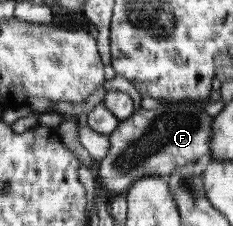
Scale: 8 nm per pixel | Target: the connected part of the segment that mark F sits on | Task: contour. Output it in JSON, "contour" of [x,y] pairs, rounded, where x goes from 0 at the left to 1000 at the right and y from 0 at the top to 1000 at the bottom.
{"contour":[[[695,447],[678,478],[571,487],[562,518],[515,531],[506,558],[468,597],[468,664],[442,708],[412,712],[421,748],[412,774],[433,792],[433,827],[498,858],[541,854],[588,792],[631,774],[691,774],[712,783],[760,735],[837,730],[845,712],[880,712],[906,677],[906,558],[923,518],[901,513],[880,487],[884,447],[721,451]]]}

